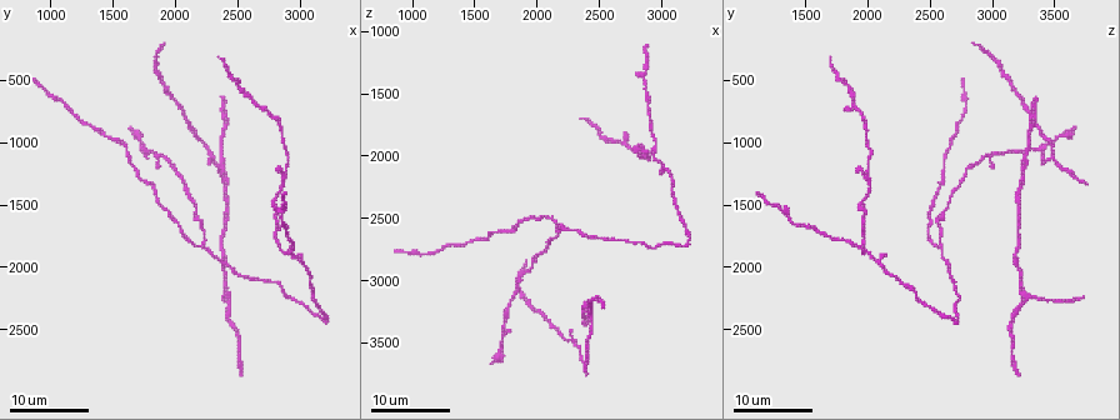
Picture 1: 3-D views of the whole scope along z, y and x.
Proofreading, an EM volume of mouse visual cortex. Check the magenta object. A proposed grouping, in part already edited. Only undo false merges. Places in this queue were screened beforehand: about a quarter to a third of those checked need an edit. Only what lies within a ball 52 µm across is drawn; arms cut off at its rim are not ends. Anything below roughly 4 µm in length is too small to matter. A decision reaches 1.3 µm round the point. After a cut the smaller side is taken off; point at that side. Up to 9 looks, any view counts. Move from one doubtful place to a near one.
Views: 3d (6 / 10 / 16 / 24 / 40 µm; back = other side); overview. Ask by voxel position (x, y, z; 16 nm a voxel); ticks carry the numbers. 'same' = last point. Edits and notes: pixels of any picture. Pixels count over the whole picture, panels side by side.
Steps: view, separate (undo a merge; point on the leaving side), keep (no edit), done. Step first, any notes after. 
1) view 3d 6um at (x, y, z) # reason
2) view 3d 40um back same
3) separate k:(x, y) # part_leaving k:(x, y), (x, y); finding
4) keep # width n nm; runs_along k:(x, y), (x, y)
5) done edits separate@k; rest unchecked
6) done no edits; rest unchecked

view 3d 24um at (2240, 1840, 2580) # branch point

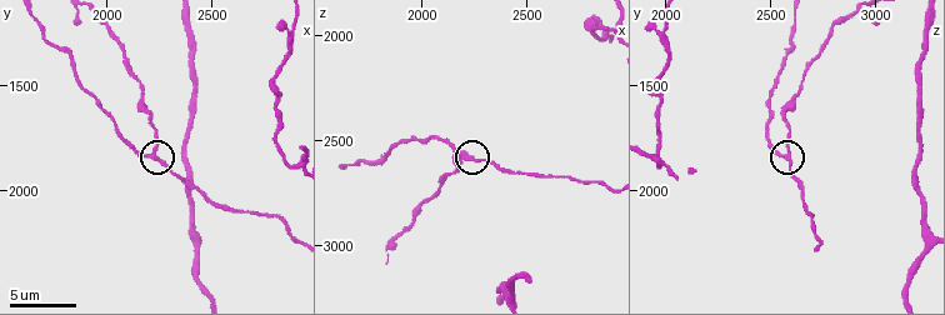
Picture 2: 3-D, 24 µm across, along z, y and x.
view 3d 10um at (2230, 1830, 2600)

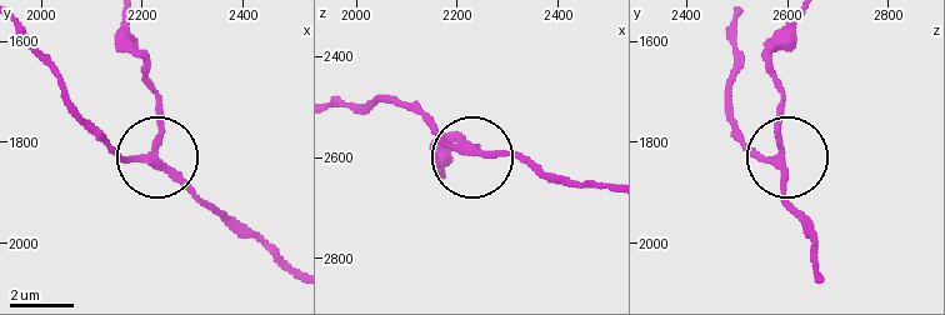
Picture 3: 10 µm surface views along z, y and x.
keep # runs_along 3:(603, 188), (546, 179), (506, 155), (458, 153), (413, 109); all the same cell

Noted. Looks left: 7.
view 3d 24um at (3080, 2160, 2260) # sudden change in width

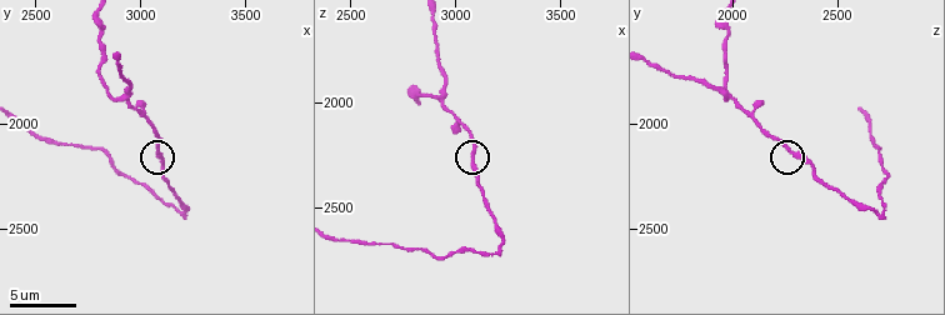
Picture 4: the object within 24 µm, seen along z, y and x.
view 3d 10um at (3090, 2140, 2290)

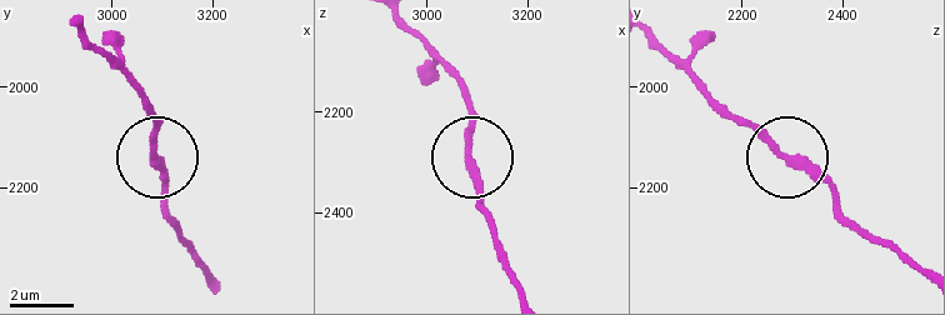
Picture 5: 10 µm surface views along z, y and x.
keep # runs_along 5:(918, 265), (869, 235), (829, 188), (726, 109); all the same cell

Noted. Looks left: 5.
view 3d 16um at (2900, 1870, 1980) # a fork

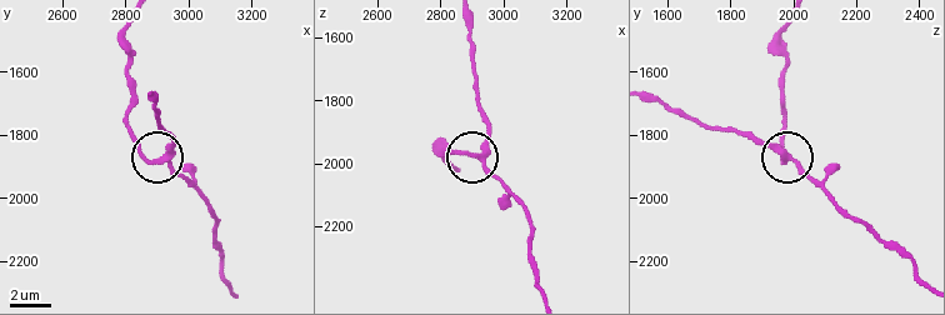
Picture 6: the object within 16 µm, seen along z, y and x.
view 3d 16um back at (2920, 1880, 1970)

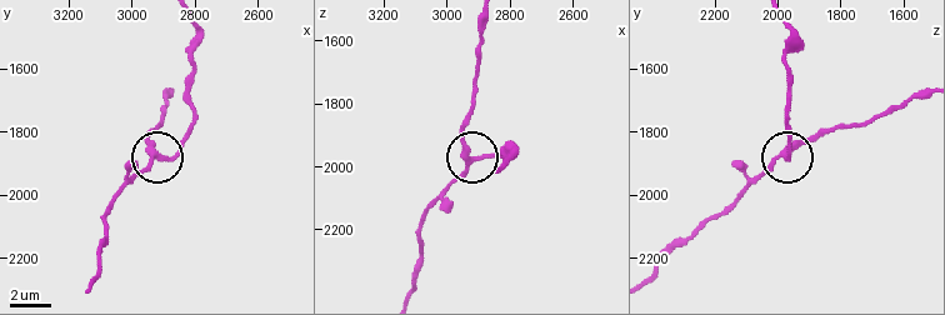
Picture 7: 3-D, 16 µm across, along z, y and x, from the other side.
keep # width 280 nm; runs_along 7:(650, 273), (660, 258), (726, 213), (776, 163), (820, 129); one cell here

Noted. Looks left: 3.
view 3d 16um at (2440, 2240, 3300) # side arm on a straight run

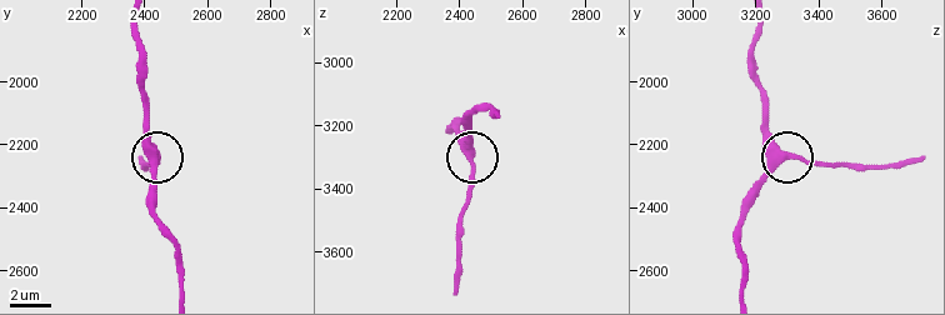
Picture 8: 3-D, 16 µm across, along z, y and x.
view 3d 10um at (2430, 2240, 3290)

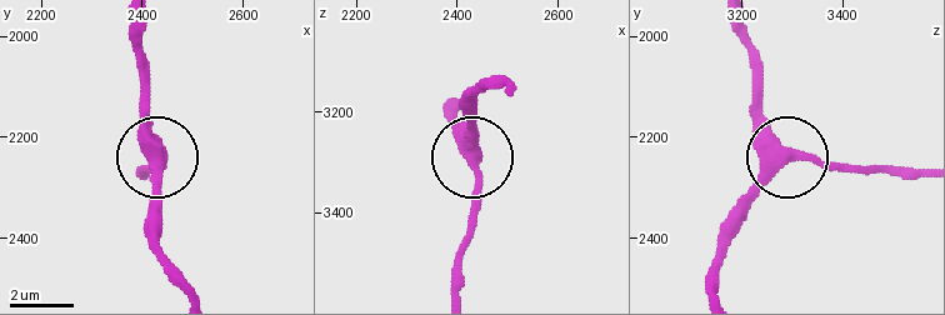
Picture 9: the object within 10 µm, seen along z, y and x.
keep # side_arm 7 um; continuous, no second cell

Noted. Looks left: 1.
done no edits; rest unchecked

